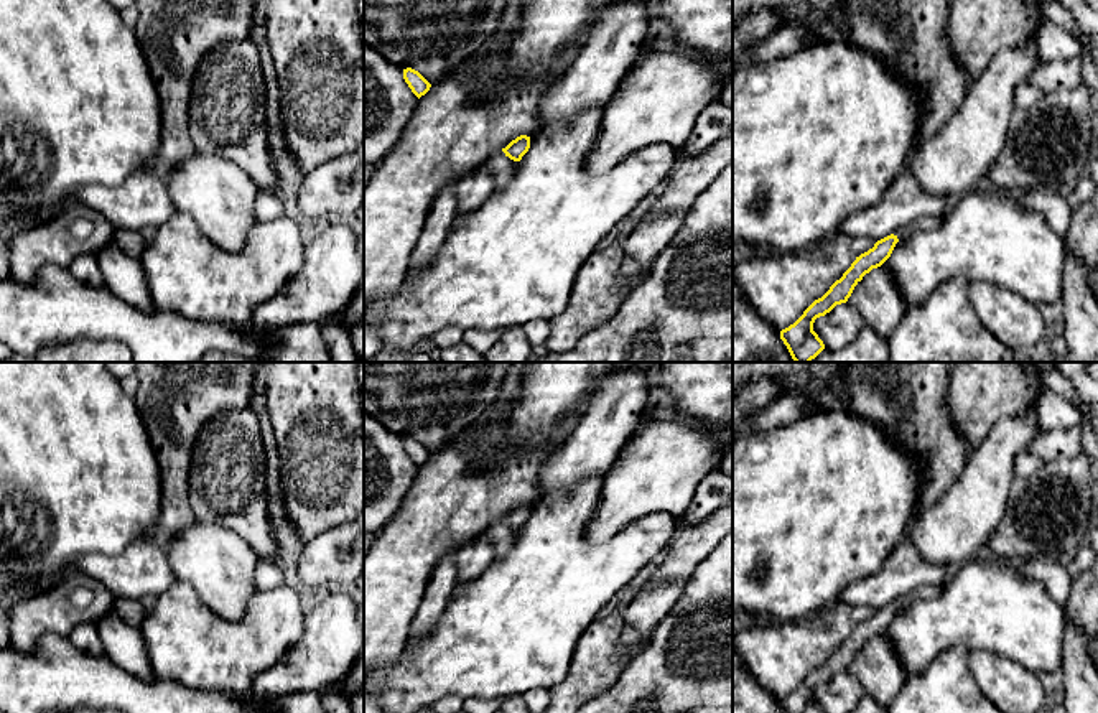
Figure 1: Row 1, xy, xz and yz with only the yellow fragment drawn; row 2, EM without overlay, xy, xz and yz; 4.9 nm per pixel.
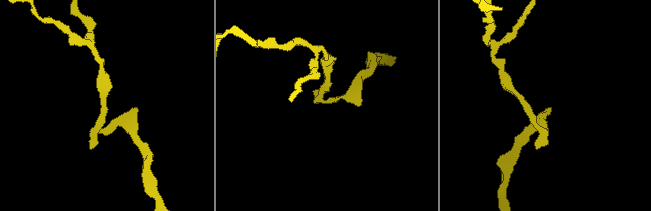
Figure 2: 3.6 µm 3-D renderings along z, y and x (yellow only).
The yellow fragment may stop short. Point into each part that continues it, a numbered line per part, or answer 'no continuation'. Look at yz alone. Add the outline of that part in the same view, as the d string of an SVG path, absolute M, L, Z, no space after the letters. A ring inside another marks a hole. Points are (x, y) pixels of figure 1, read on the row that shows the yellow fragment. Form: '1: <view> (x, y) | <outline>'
1: yz (927, 223) | M924 217L919 219L912 224L909 224L904 229L899 229L894 235L900 240L904 240L905 237L915 234L915 232L922 232L922 231L935 231L938 226L942 224L942 217Z

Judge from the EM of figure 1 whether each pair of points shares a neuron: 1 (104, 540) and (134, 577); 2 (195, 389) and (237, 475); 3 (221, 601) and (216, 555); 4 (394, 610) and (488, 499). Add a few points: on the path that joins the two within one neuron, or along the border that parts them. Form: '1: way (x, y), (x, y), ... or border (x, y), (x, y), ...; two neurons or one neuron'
1: border (150, 535), (114, 555), (78, 559); two neurons
2: border (247, 407), (219, 412), (198, 433), (193, 453); two neurons
3: way (221, 590), (221, 567); one neuron
4: way (397, 580), (458, 519); one neuron

